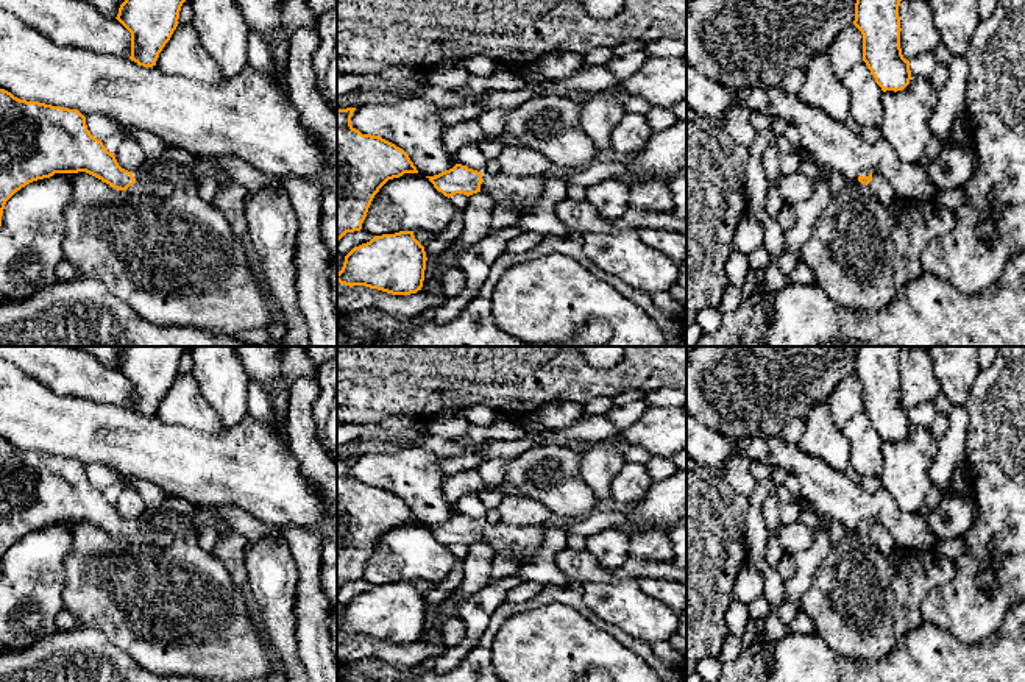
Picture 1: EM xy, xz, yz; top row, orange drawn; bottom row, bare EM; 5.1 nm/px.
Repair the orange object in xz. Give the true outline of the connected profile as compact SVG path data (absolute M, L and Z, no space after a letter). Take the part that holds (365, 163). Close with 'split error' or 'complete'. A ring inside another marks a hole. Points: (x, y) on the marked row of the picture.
M356 108L337 109L337 243L346 233L362 229L368 208L379 189L404 173L418 173L409 155L395 144L362 134L351 125Z; complete

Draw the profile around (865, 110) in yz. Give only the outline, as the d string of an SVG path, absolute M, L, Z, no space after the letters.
M866 62L855 64L842 78L842 84L852 97L849 117L860 126L878 128L881 123L881 87L875 83L874 75Z

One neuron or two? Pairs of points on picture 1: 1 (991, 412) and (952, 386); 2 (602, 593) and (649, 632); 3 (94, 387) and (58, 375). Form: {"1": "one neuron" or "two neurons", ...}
{"1": "two neurons", "2": "one neuron", "3": "one neuron"}

